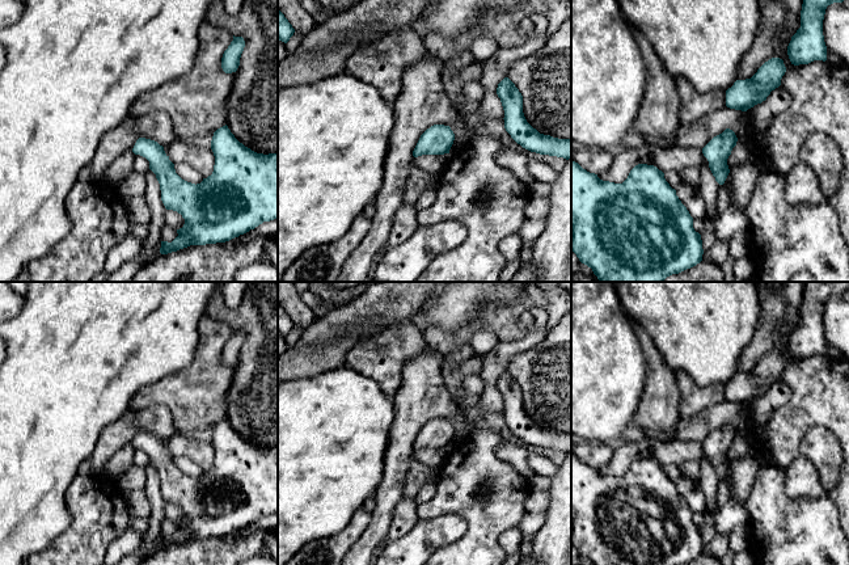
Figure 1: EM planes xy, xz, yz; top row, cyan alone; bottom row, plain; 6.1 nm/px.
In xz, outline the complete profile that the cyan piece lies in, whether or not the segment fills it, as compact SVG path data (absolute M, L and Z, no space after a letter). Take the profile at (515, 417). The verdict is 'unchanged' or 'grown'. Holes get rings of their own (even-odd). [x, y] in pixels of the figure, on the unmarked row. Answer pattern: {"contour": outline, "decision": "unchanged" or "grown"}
{"contour": "M508 371L498 378L497 388L504 404L504 422L518 438L540 448L571 452L571 433L540 427L527 416L523 406L523 389Z", "decision": "unchanged"}

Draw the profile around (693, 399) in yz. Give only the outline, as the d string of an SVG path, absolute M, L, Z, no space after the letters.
M675 371L680 391L680 417L693 417L704 409L726 400L726 384L698 385L687 372Z

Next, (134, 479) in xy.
M134 464L127 472L122 473L115 481L124 493L144 489L145 469Z

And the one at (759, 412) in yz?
M776 381L765 395L745 405L747 426L749 430L763 426L772 418L776 409L787 404L791 391L785 381Z

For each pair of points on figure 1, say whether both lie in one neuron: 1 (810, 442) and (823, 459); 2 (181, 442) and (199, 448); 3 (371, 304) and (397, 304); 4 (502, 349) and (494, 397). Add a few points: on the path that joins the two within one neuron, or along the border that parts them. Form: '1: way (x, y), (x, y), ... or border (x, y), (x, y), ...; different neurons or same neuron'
1: way (814, 446), (823, 455); same neuron
2: way (185, 446), (195, 448); same neuron
3: way (377, 304), (391, 304); same neuron
4: way (497, 361), (490, 371), (490, 386); same neuron

